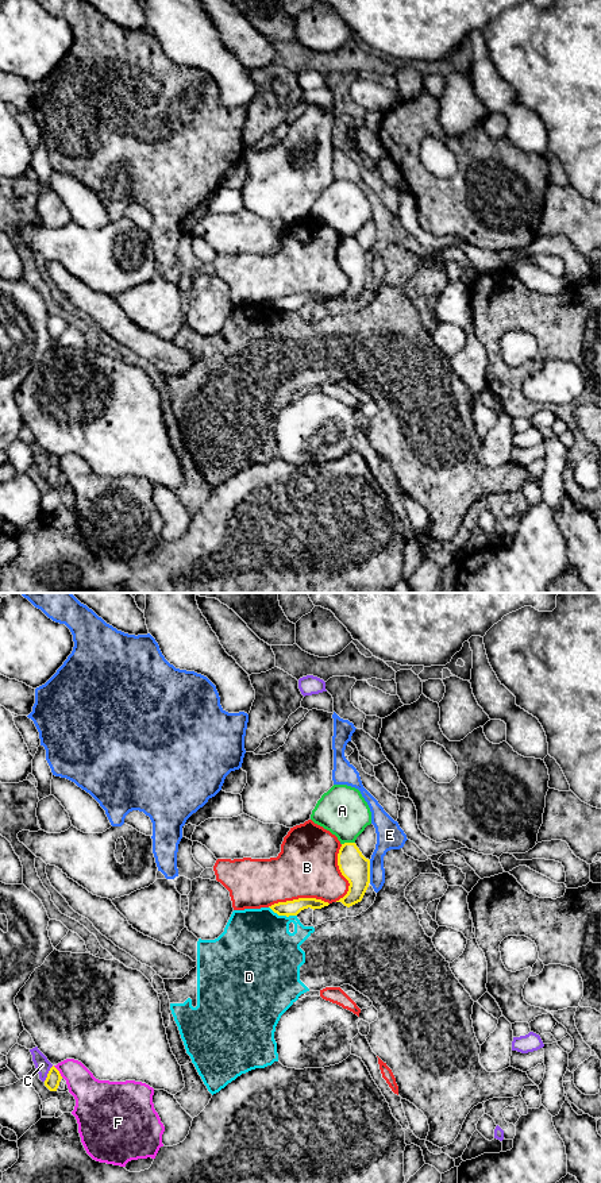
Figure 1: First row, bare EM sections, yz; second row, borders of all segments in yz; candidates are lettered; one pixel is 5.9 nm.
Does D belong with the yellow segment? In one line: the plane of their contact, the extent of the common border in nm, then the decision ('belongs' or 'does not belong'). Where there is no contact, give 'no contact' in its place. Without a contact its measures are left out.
meets yellow in yz; contact 180 nm long; does not belong

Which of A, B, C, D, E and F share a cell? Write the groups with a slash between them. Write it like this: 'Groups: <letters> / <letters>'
Groups: A / B F / C / D / E

